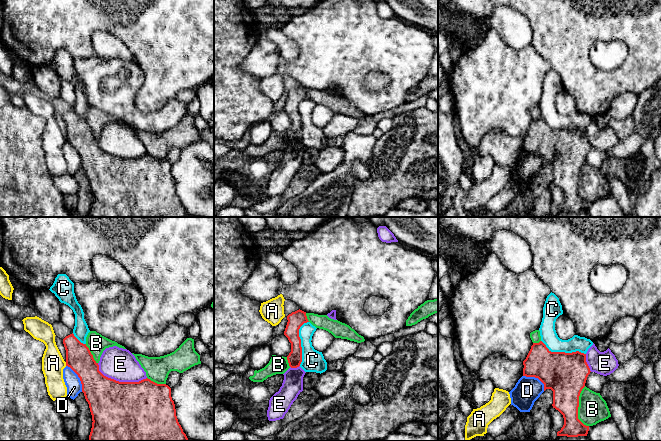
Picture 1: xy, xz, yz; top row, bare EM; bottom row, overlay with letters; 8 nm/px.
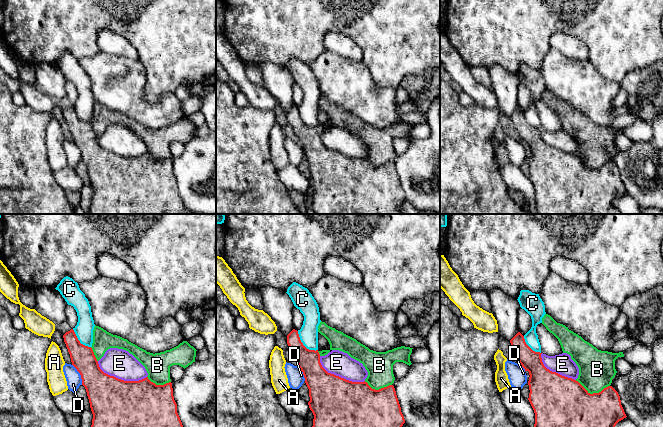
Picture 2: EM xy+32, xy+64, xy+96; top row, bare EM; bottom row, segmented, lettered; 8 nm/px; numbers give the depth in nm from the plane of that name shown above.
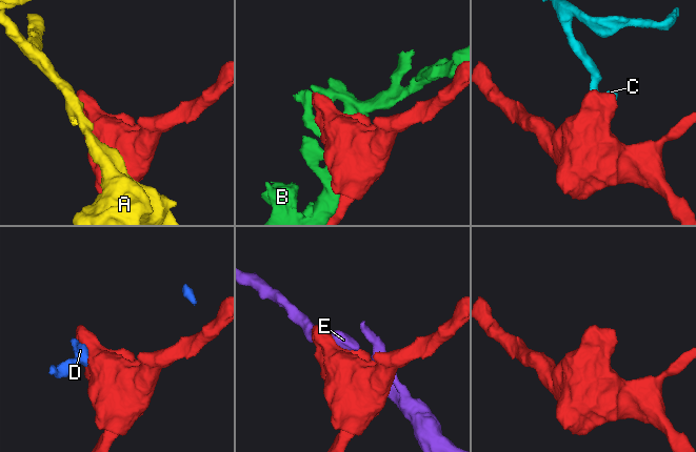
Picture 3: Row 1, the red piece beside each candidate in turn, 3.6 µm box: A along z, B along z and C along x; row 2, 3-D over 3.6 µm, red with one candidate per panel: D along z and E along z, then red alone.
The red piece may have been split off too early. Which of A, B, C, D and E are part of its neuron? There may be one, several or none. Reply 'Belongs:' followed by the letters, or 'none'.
Belongs: none

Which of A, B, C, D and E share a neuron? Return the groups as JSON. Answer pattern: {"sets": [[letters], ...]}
{"sets": [["A"], ["B"], ["C"], ["D"], ["E"]]}

